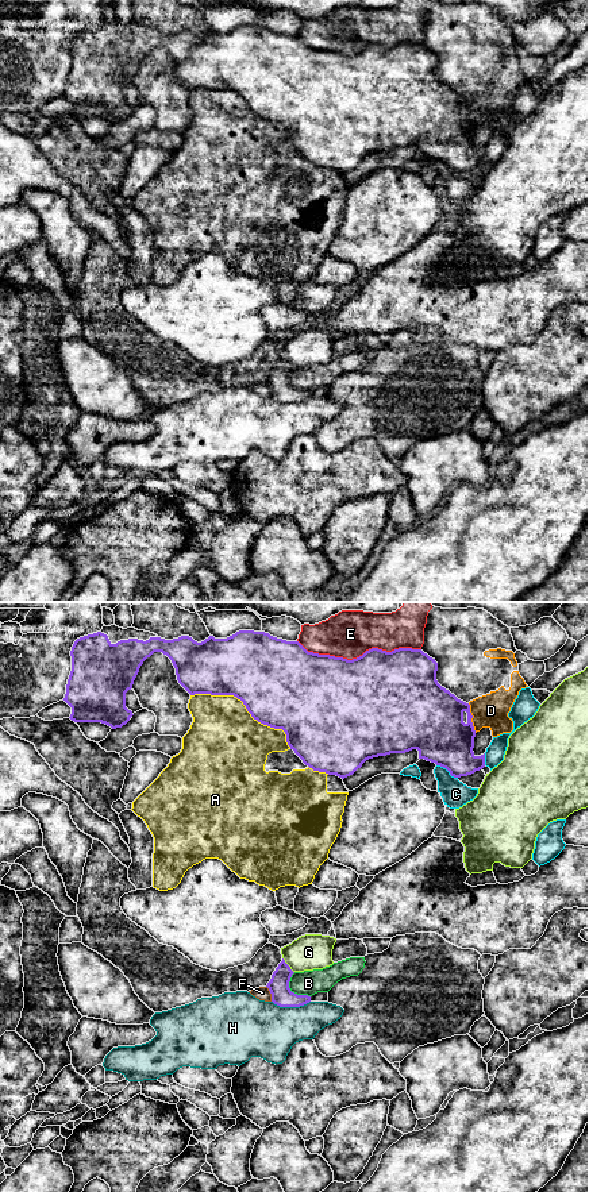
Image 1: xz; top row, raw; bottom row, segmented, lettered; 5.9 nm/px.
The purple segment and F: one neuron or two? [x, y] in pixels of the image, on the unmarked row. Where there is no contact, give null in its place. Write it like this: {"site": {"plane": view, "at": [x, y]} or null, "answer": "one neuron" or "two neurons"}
{"site": {"plane": "xz", "at": [270, 388]}, "answer": "two neurons"}

